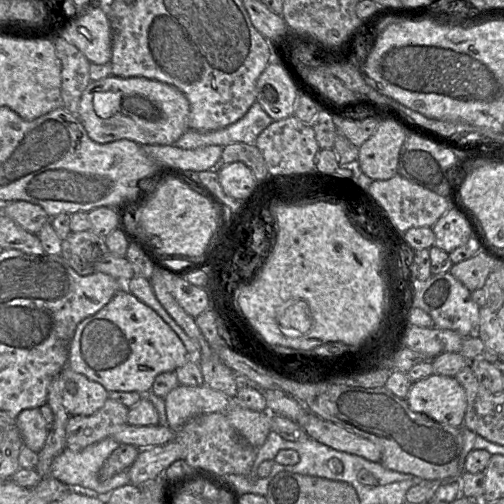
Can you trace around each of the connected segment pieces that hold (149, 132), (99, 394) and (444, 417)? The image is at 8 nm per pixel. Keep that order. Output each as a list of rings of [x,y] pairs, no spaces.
[[[109,75],[88,84],[77,117],[88,136],[100,144],[128,139],[139,145],[173,145],[189,129],[189,101],[170,84],[145,77]]]
[[[66,366],[58,375],[63,406],[70,416],[90,416],[101,409],[108,391],[98,382]]]
[[[431,374],[414,382],[406,401],[410,409],[436,422],[455,428],[463,426],[466,394],[455,377]]]

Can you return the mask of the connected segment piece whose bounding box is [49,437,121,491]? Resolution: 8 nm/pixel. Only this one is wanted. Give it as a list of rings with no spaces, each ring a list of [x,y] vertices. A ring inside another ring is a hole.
[[[109,437],[79,451],[73,451],[66,448],[52,461],[49,476],[58,479],[68,485],[71,489],[95,491],[96,487],[99,487],[99,482],[103,482],[97,479],[99,470],[110,454],[120,445],[121,444],[119,442],[114,440],[112,437]]]

